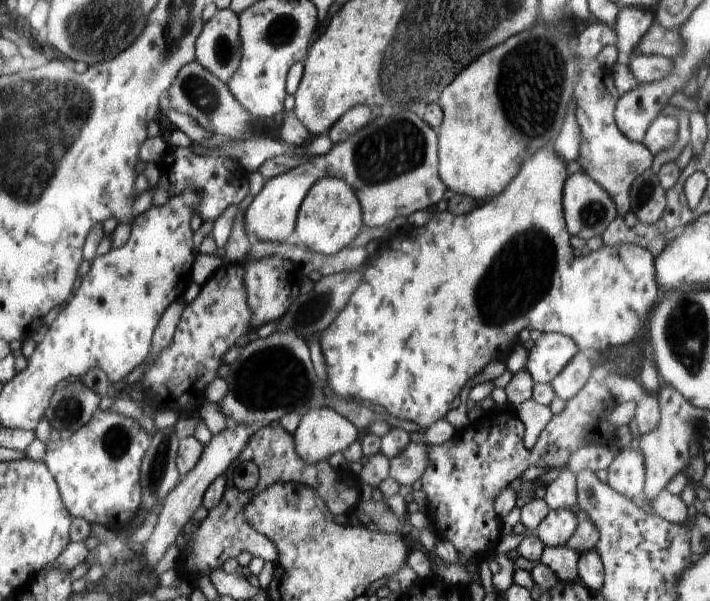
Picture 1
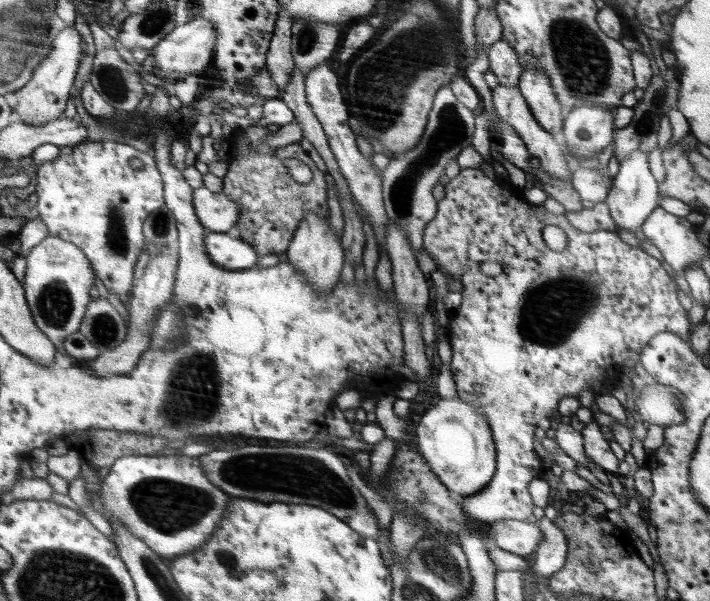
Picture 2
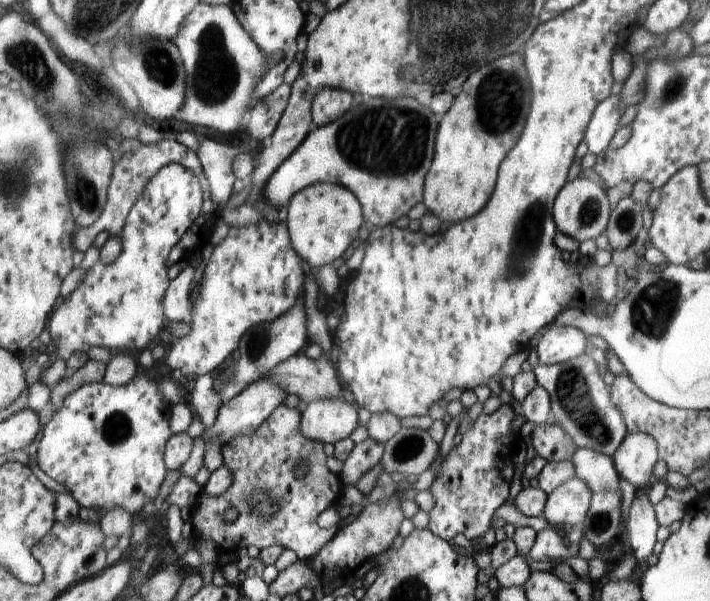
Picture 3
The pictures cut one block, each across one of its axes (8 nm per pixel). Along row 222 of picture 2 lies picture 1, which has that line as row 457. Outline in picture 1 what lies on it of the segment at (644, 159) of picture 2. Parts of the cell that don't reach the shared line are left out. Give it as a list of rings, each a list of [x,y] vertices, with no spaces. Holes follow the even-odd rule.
[[[621,449],[607,469],[607,483],[628,499],[644,497],[645,465],[641,452]]]

